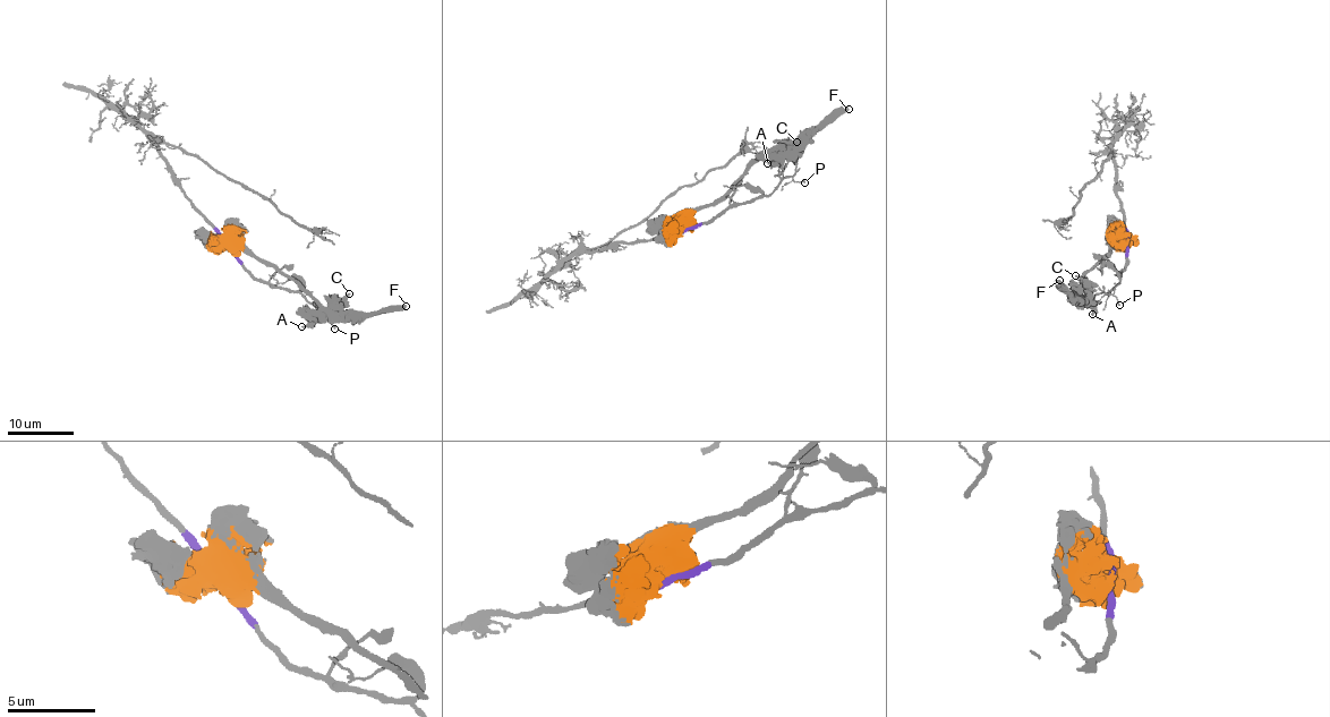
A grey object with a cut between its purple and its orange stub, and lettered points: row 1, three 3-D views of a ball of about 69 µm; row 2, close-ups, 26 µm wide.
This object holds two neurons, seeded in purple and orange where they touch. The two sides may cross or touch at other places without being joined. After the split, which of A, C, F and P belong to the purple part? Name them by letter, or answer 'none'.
P

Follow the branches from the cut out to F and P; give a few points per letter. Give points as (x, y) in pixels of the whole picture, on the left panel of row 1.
F: (229, 246), (269, 261), (325, 307), (343, 313), (371, 314), (406, 306)
P: (229, 246), (247, 272), (271, 286), (297, 291), (326, 314), (334, 329)

